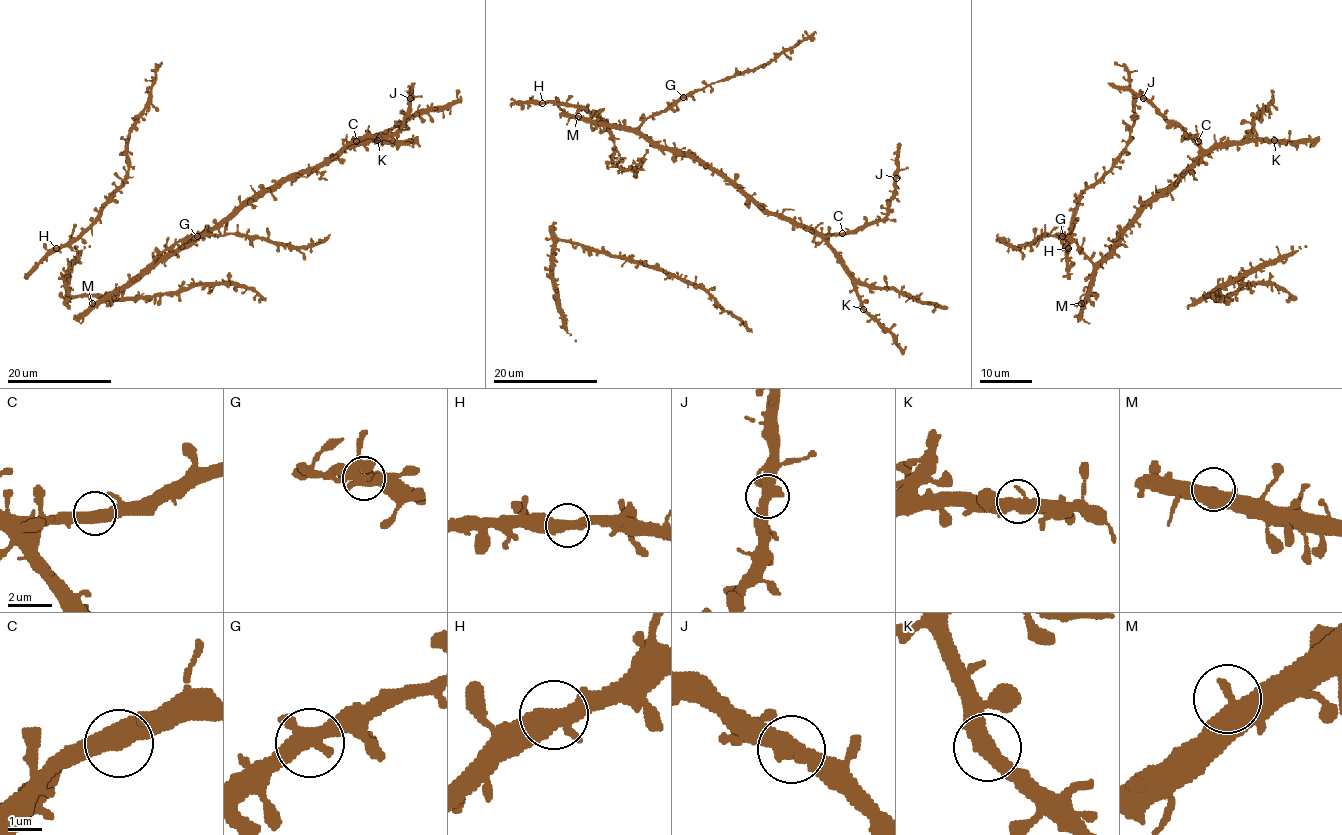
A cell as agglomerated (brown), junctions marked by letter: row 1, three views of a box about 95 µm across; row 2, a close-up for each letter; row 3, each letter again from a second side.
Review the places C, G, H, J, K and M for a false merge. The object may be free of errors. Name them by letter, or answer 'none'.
none

